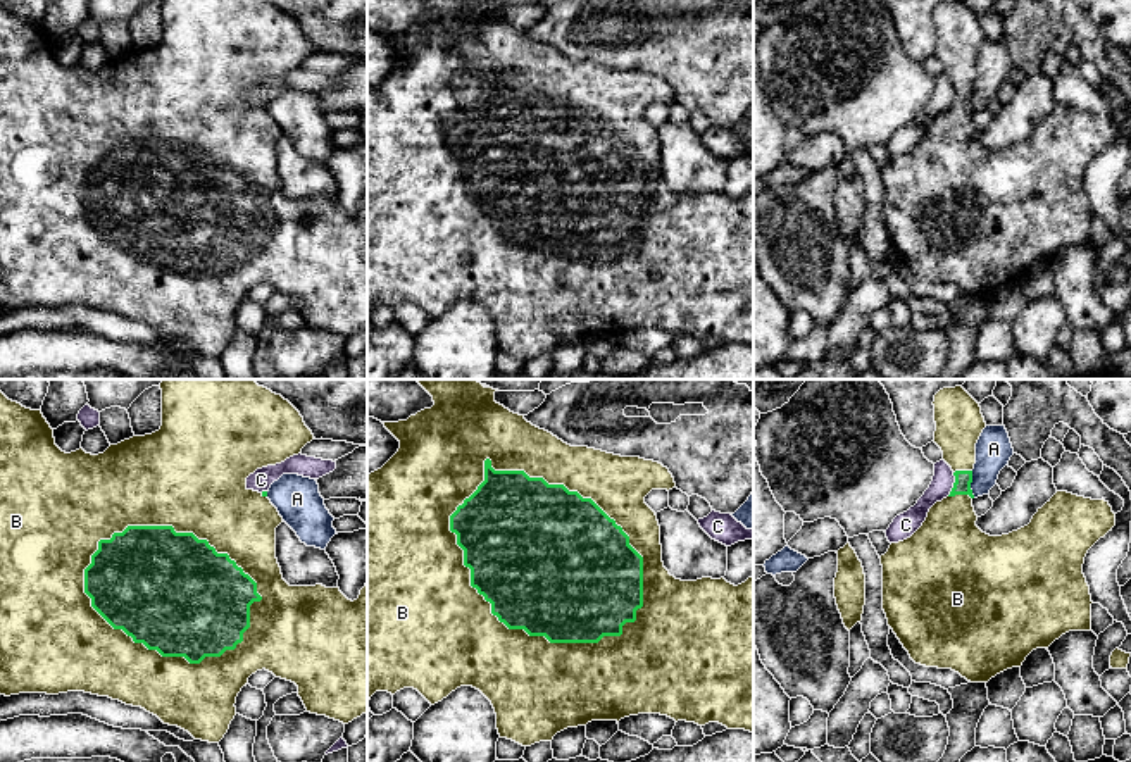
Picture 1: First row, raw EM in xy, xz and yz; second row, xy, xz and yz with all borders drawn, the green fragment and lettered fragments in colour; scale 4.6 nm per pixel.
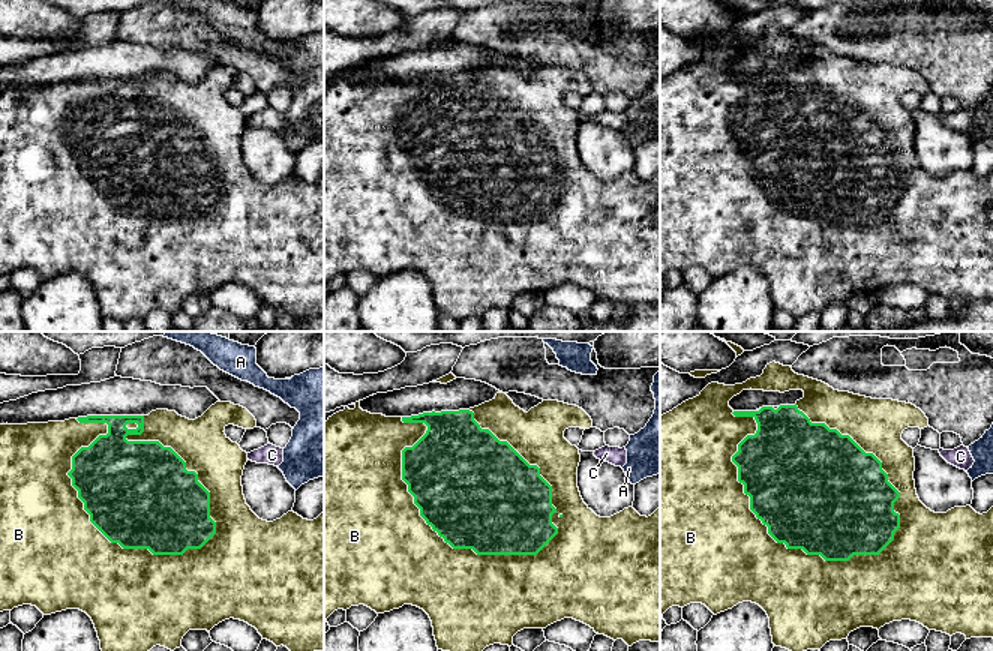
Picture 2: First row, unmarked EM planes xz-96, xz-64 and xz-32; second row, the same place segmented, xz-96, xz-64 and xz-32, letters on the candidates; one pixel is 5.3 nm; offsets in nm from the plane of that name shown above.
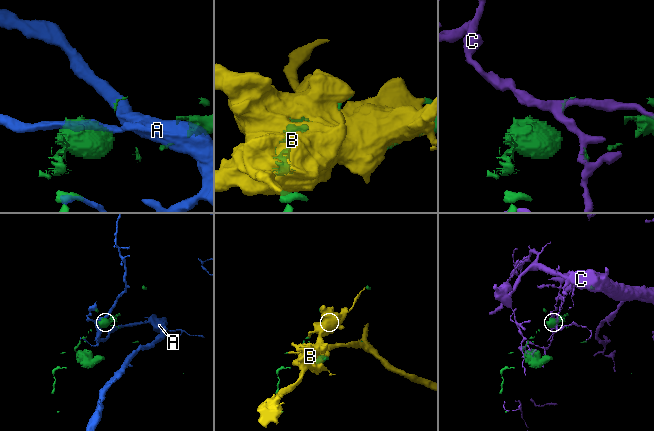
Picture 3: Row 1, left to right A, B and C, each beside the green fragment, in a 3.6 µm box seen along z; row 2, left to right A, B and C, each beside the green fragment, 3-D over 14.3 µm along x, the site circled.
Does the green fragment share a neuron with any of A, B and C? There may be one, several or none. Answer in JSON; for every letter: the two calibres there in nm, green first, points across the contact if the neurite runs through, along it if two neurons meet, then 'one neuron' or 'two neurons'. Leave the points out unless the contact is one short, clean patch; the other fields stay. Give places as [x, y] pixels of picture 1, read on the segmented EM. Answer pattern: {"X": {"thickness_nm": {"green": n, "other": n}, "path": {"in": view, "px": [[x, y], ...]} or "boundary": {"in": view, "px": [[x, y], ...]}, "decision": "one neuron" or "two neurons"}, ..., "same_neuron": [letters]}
{"A": {"thickness_nm": {"green": 80, "other": 170}, "decision": "two neurons"}, "B": {"thickness_nm": {"green": 500, "other": 280}, "decision": "one neuron"}, "C": {"thickness_nm": {"green": 80, "other": 100}, "decision": "two neurons"}, "same_neuron": ["B"]}

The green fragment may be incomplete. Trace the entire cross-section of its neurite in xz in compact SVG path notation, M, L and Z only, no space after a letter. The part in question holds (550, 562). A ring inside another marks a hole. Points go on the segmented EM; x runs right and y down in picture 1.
M416 379L431 397L434 405L424 409L407 421L383 422L384 428L400 441L398 452L378 471L367 474L367 702L376 691L395 695L403 688L417 690L431 705L447 698L460 686L479 690L493 705L497 714L497 729L500 738L512 740L522 746L540 741L552 741L553 736L567 728L586 726L591 721L621 721L638 714L660 714L671 719L695 722L705 726L719 722L728 729L745 729L753 733L753 576L734 586L724 578L702 578L697 581L681 581L669 574L662 562L660 526L655 512L645 503L645 497L652 490L676 488L674 478L667 467L659 462L640 457L621 457L588 447L571 447L528 422L524 415L514 414L495 402L493 388L484 388L474 379Z

